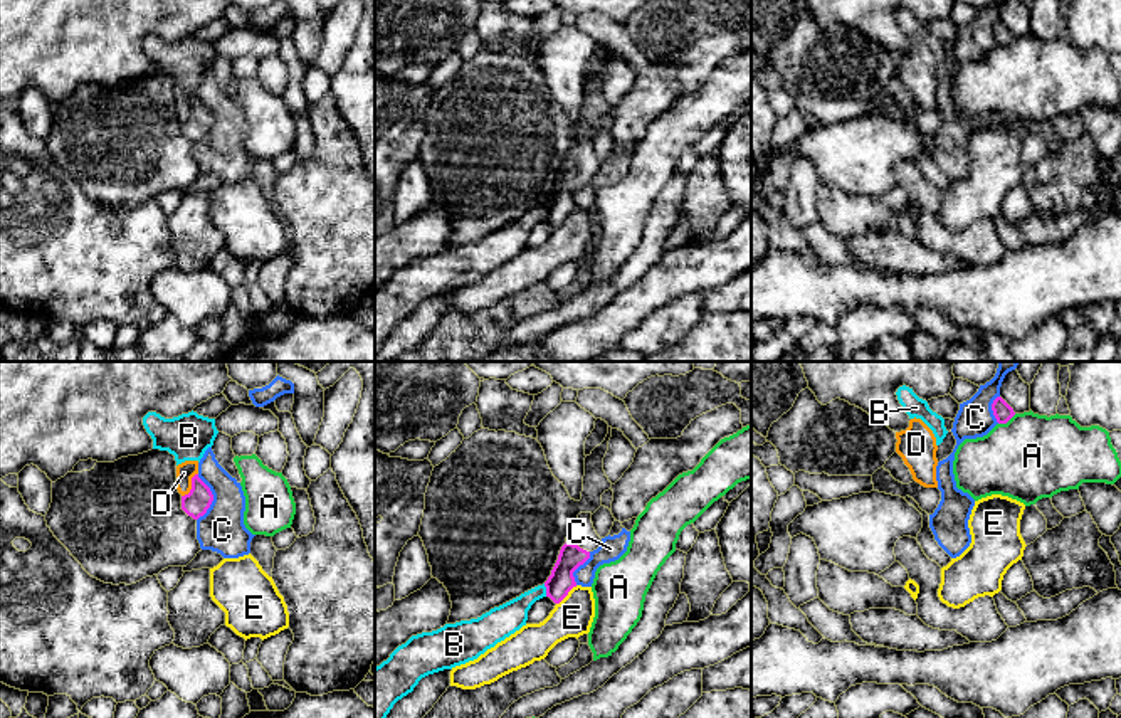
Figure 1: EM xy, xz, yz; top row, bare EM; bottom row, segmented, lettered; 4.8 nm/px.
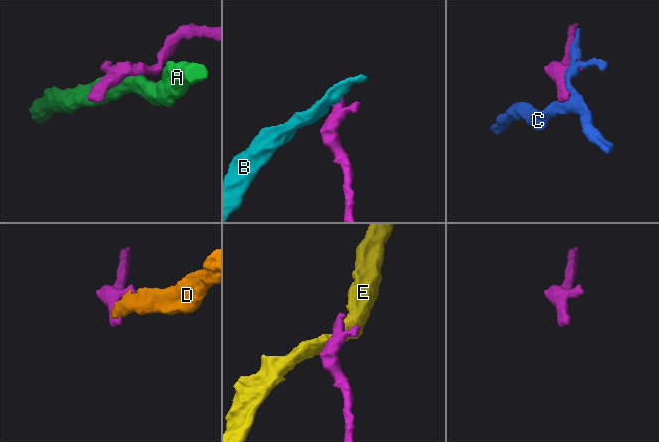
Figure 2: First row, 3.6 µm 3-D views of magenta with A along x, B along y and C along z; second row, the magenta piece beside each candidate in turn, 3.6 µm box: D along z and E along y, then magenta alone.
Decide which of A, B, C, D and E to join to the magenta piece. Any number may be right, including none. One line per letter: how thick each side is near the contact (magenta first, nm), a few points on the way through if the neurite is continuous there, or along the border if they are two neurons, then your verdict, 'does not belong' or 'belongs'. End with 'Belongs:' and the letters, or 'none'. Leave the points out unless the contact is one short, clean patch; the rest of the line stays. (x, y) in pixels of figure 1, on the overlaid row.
A: 90 nm thick on the magenta side, 400 nm on the other; does not belong
B: 120 nm thick on the magenta side, 150 nm on the other; border along xz (543, 584), (547, 596); does not belong
C: 120 nm thick on the magenta side, 220 nm on the other; does not belong
D: 120 nm thick on the magenta side, 90 nm on the other; border along xy (197, 473), (192, 478), (190, 490), (182, 496); does not belong
E: 120 nm thick on the magenta side, 190 nm on the other; does not belong
Belongs: none

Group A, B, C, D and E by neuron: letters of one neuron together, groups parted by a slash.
A / B D / C / E

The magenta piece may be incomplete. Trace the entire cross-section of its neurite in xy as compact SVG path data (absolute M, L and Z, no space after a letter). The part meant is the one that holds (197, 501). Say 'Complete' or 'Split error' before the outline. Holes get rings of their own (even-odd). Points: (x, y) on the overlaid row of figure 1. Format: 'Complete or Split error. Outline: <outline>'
Complete. Outline: M195 474L192 478L190 493L182 496L182 509L193 520L198 520L207 513L212 501L213 501L213 494L210 488L198 478L198 474Z

